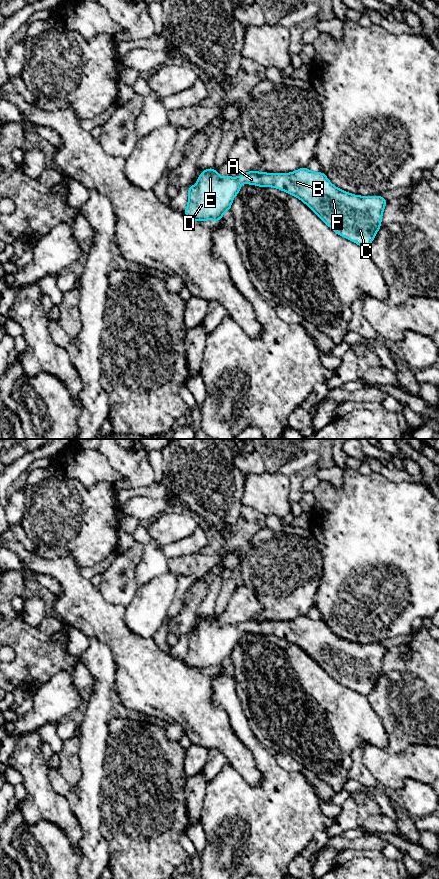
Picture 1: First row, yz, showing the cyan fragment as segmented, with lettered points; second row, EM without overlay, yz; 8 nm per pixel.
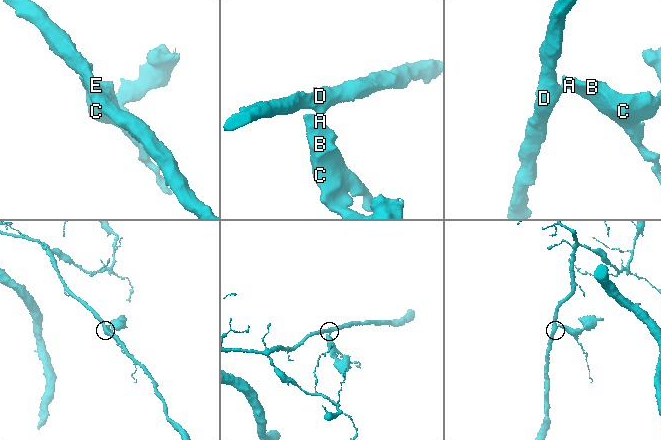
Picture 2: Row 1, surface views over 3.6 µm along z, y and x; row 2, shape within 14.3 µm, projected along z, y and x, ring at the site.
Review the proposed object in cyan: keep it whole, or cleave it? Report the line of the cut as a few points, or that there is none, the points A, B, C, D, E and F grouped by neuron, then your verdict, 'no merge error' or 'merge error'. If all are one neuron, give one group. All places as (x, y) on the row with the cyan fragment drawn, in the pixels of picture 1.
cut none; groups A B C D E F; no merge error

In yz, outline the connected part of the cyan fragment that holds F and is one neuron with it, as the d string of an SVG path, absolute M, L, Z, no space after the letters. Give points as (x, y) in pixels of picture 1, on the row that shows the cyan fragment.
M212 167L204 170L194 186L188 187L188 205L185 215L192 221L220 221L223 214L231 209L232 201L241 190L241 182L260 187L274 187L299 198L338 235L368 248L380 229L384 207L388 203L381 195L359 196L334 186L323 172L312 172L307 167L292 173L265 173L249 171L236 177L220 177Z

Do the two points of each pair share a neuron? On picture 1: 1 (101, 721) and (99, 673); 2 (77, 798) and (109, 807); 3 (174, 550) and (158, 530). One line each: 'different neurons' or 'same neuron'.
1: same neuron
2: different neurons
3: different neurons

